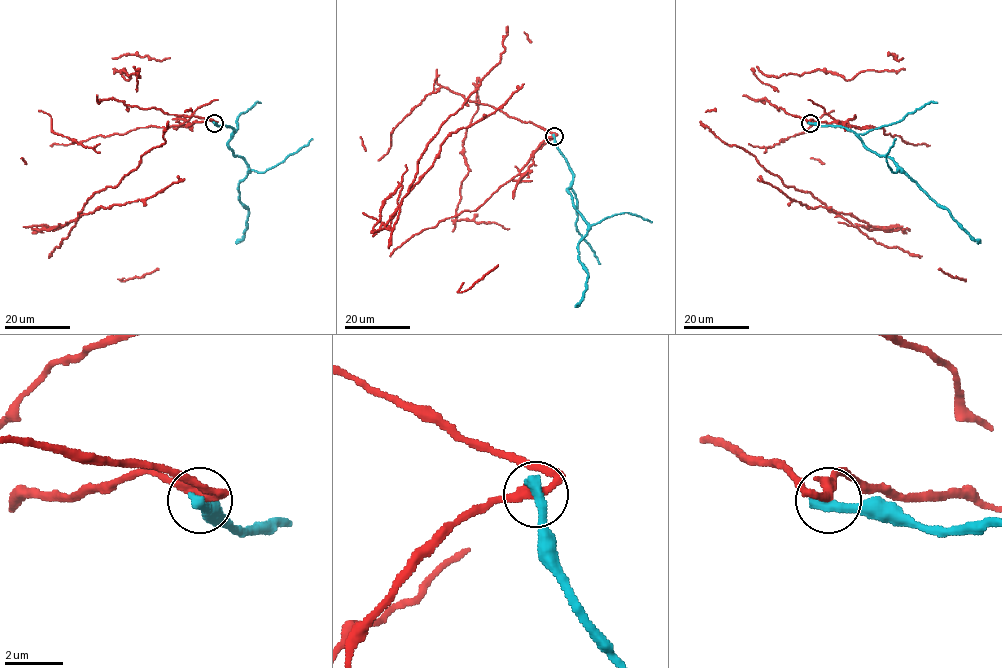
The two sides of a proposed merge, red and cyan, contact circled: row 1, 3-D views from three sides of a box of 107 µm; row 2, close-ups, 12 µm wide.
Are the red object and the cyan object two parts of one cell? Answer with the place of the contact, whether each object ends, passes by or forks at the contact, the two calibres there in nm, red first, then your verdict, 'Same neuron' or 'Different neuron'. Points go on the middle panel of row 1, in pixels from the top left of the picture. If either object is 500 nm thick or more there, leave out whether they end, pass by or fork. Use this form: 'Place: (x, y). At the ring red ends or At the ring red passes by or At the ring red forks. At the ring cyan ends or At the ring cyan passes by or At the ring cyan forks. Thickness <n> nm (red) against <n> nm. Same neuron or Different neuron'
Place: (554, 136). At the ring red passes by. At the ring cyan ends. Thickness 320 nm (red) against 440 nm. Different neuron

